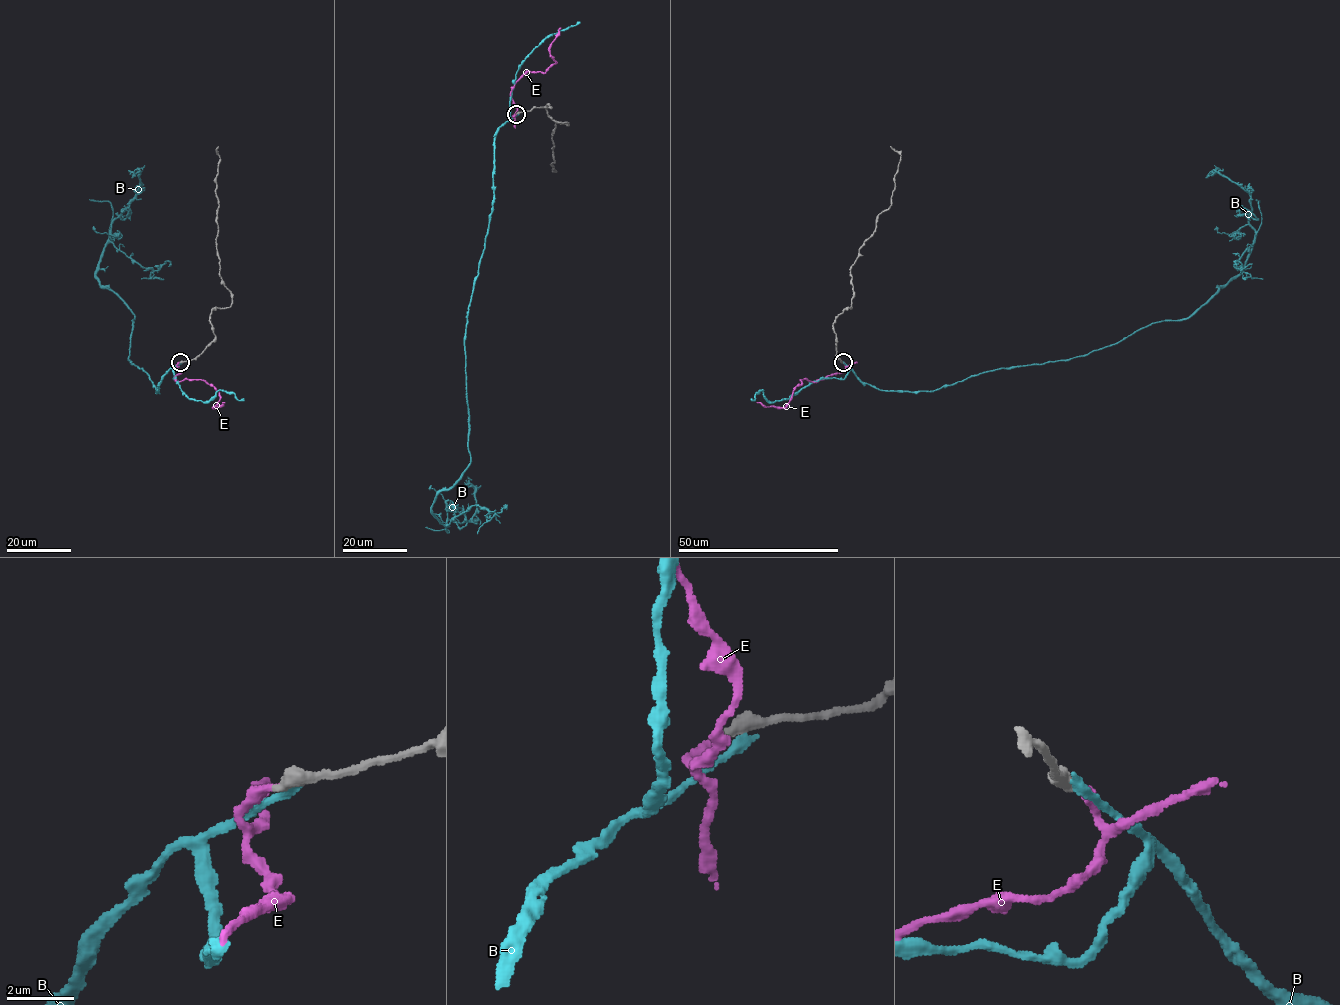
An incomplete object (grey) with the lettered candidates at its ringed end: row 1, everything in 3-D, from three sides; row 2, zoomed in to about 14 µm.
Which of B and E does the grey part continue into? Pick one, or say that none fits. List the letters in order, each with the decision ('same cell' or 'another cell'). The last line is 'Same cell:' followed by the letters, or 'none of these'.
B: another cell
E: same cell
Same cell: E

